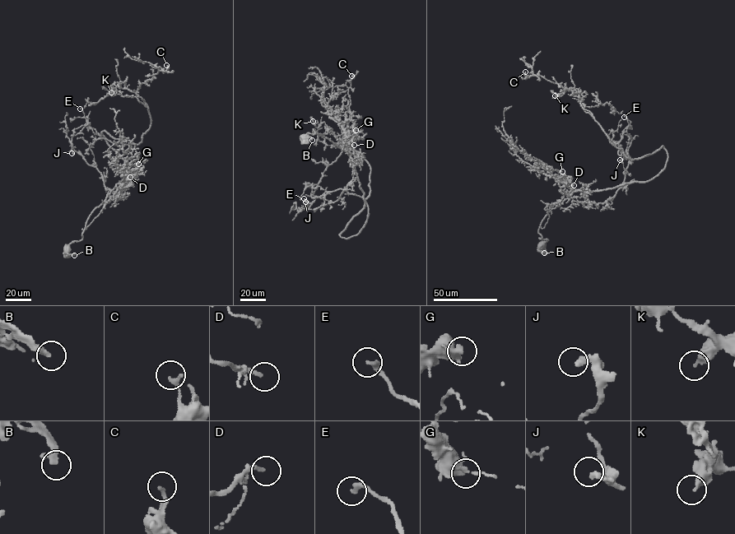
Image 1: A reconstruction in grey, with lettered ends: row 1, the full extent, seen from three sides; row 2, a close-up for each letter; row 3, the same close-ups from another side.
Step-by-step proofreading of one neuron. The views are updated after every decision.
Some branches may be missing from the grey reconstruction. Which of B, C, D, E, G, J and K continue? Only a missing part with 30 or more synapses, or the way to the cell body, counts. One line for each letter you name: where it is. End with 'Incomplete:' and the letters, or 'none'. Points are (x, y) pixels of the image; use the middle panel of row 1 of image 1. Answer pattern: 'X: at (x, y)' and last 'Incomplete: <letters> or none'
D: at (354, 145)
E: at (304, 198)
Incomplete: D, E

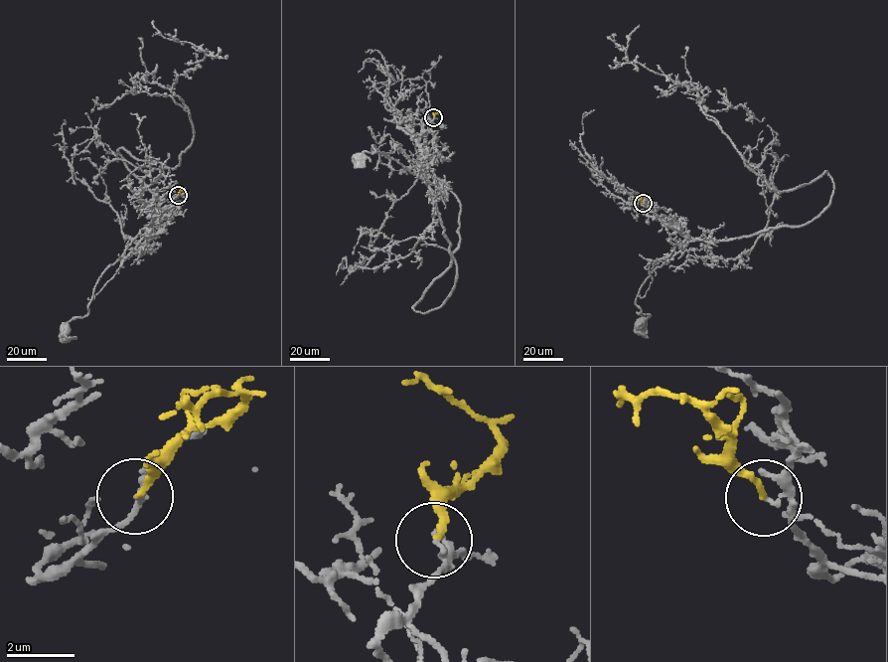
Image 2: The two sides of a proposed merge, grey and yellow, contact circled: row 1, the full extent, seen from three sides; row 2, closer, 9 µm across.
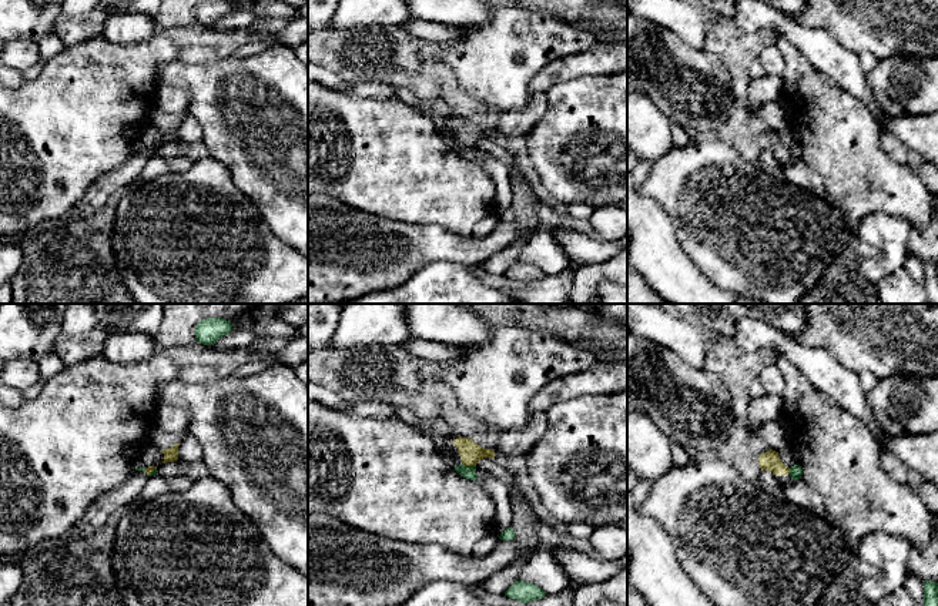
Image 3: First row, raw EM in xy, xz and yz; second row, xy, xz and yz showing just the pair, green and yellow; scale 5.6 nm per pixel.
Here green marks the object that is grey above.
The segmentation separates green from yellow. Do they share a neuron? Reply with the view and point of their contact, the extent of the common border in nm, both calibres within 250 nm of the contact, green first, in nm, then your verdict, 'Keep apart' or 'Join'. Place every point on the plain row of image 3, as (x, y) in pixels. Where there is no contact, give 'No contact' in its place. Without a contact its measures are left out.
Touches green at xz (469, 147). Shared border 70 nm. Thickness 80 nm (green) against 120 nm. Keep apart

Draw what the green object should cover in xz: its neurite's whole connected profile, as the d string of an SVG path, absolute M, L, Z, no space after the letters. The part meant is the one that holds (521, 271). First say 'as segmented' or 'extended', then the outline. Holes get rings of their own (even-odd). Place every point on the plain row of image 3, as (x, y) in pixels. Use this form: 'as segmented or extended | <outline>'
as segmented | M516 261L506 272L505 277L513 281L519 281L523 284L540 281L546 277L546 272L540 269L537 265Z

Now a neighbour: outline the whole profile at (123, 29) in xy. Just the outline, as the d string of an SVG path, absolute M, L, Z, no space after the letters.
M137 13L108 14L103 36L118 46L143 43L154 37L154 21L150 16Z

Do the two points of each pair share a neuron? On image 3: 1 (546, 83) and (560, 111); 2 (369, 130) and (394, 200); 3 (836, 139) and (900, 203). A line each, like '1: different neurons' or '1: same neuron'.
1: different neurons
2: same neuron
3: same neuron

